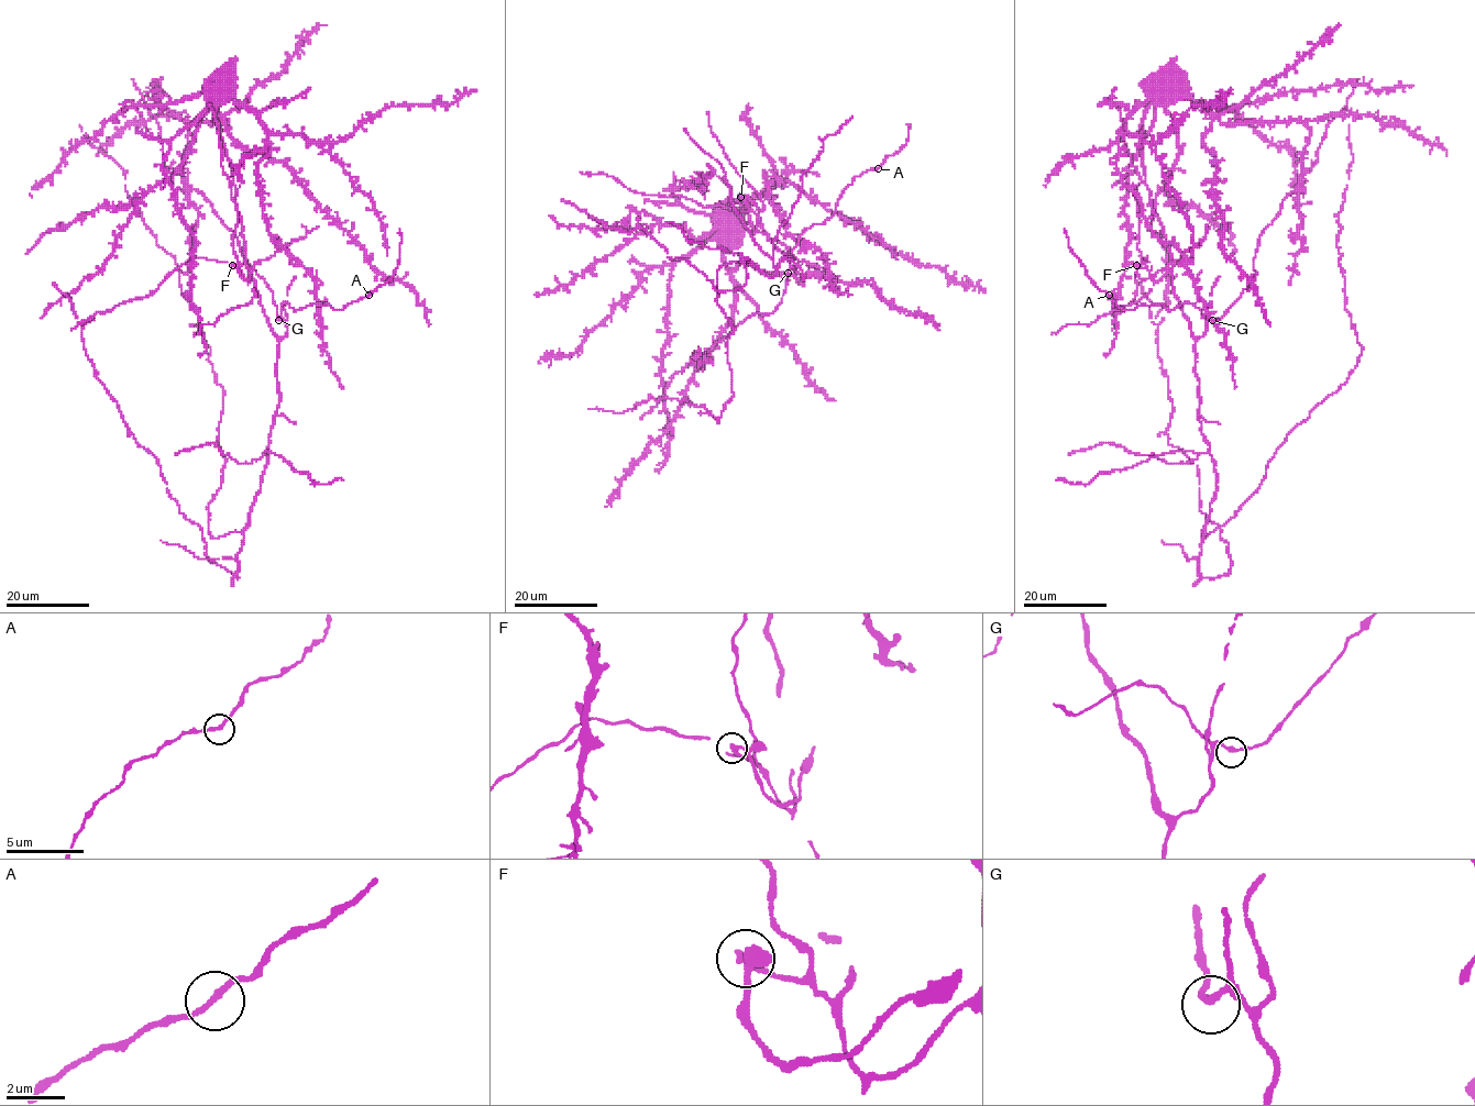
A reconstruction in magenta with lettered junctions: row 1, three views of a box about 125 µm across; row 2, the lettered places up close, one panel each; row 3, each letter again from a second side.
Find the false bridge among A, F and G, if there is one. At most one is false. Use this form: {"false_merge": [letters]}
{"false_merge": ["F"]}

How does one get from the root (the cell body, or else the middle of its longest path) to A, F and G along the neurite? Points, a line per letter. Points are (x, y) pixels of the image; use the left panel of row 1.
A: (218, 89), (245, 263), (271, 331), (288, 331), (283, 302), (342, 310), (369, 295)
F: (218, 89), (215, 119), (222, 148), (232, 169), (234, 206), (242, 227), (249, 281), (232, 264)
G: (218, 89), (215, 119), (232, 169), (246, 267), (271, 331), (283, 338), (288, 327), (278, 320)

